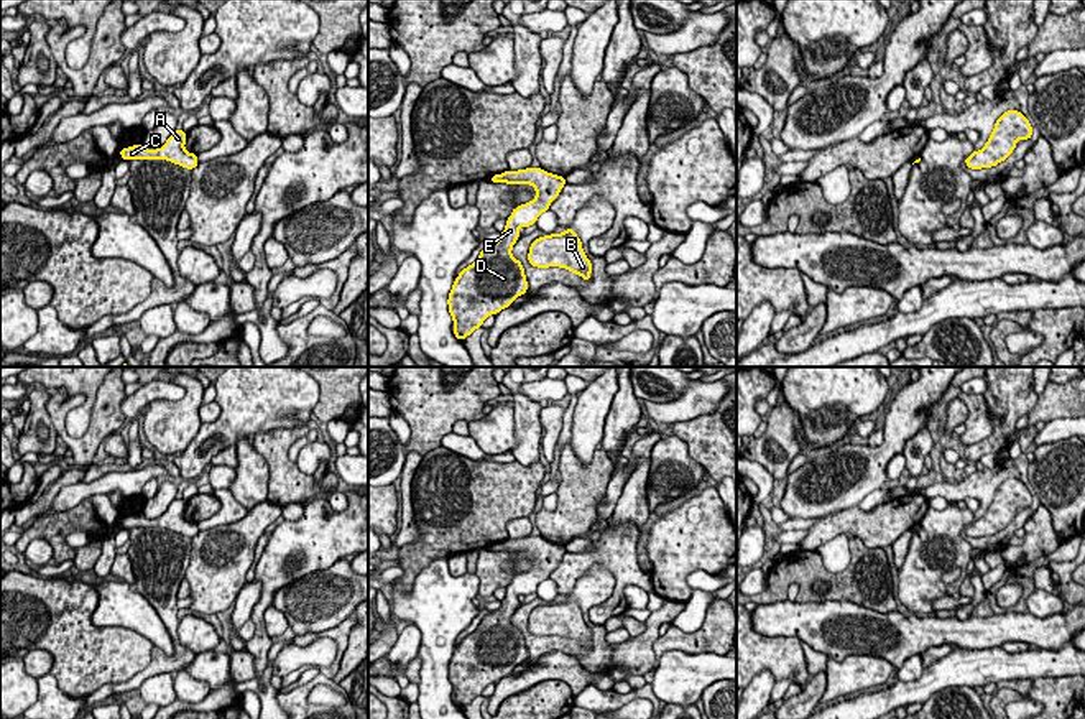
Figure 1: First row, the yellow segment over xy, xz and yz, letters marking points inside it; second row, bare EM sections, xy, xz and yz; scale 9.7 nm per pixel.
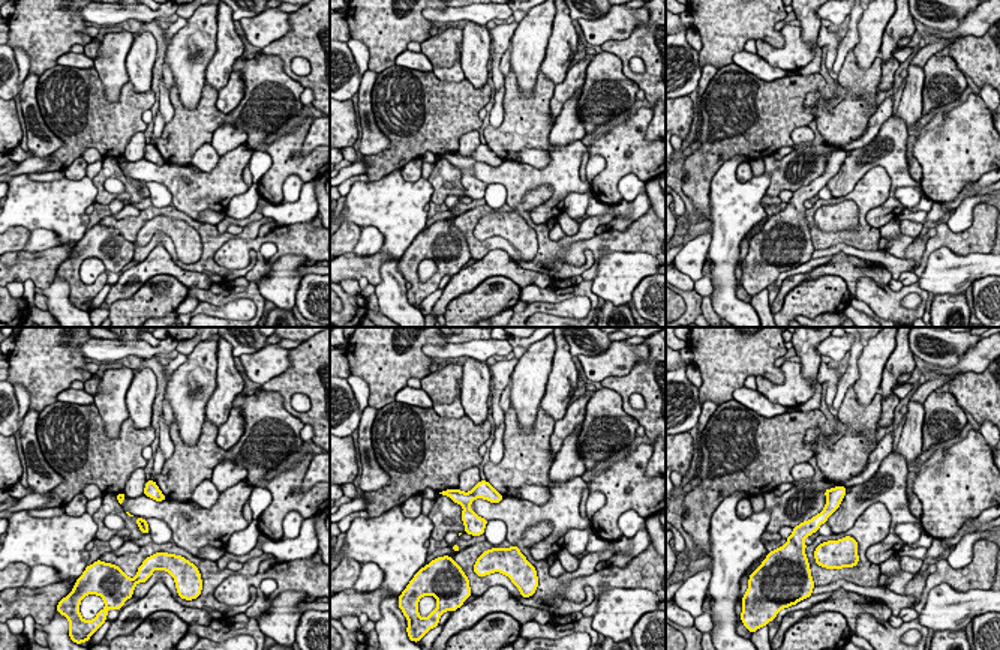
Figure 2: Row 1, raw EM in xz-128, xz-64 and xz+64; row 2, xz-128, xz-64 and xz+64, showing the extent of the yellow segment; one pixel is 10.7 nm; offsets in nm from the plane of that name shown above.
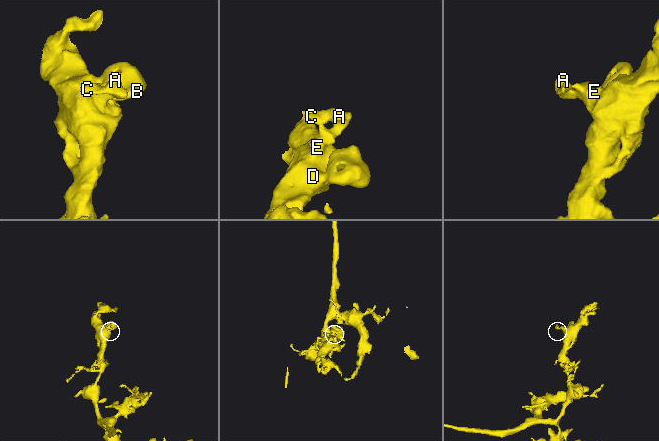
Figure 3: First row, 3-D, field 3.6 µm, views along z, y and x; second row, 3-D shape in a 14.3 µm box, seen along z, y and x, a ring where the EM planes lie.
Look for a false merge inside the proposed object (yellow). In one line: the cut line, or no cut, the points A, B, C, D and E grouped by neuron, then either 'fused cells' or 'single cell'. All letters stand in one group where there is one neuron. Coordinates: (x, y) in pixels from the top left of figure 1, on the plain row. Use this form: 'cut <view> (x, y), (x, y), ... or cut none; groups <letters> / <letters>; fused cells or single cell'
cut none; groups A B C D E; single cell

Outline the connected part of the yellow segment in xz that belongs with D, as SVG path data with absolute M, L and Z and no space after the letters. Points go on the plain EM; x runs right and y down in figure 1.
M526 536L505 540L490 546L492 551L529 553L536 558L536 566L515 576L506 587L506 596L496 610L487 614L478 627L464 637L455 647L449 661L449 681L454 689L454 704L465 707L490 683L508 676L518 665L528 660L524 637L511 624L511 617L519 607L519 596L536 592L538 586L549 579L551 571L559 564L566 546L544 540L542 536Z

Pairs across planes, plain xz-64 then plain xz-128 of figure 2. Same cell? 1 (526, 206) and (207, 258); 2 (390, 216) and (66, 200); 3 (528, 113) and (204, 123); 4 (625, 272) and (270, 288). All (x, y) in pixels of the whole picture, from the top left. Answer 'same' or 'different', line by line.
1: same
2: same
3: same
4: same

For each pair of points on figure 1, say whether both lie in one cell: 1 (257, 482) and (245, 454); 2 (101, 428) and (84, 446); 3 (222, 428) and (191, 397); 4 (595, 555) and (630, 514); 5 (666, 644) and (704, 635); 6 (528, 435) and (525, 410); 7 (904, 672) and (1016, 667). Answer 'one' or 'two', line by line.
1: one
2: one
3: two
4: two
5: one
6: one
7: two

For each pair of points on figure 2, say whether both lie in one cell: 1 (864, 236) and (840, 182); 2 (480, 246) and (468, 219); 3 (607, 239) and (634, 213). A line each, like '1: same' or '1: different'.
1: different
2: same
3: different

